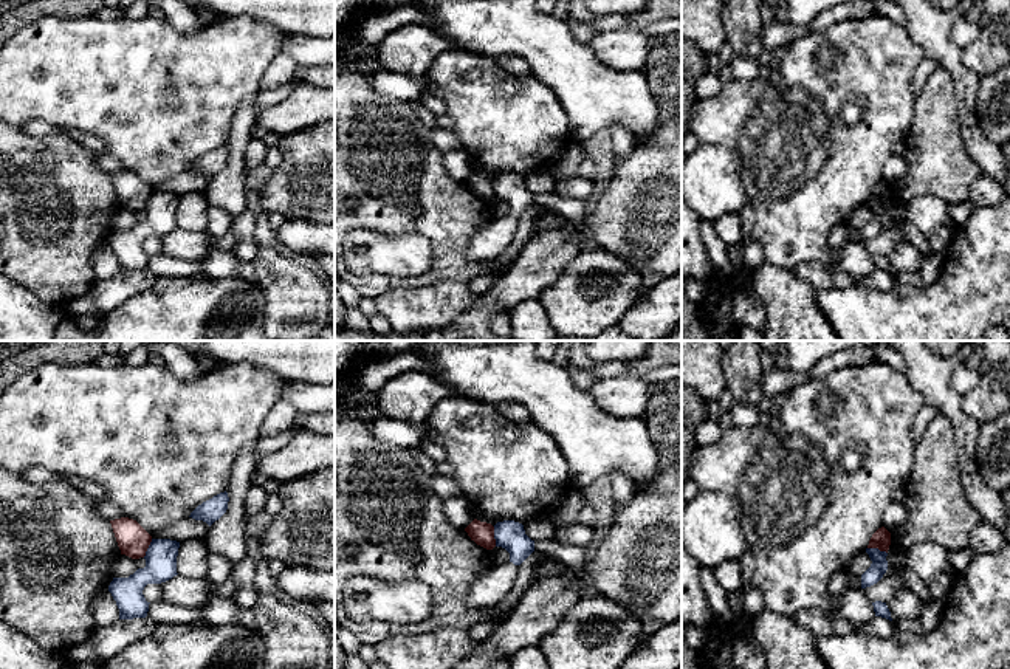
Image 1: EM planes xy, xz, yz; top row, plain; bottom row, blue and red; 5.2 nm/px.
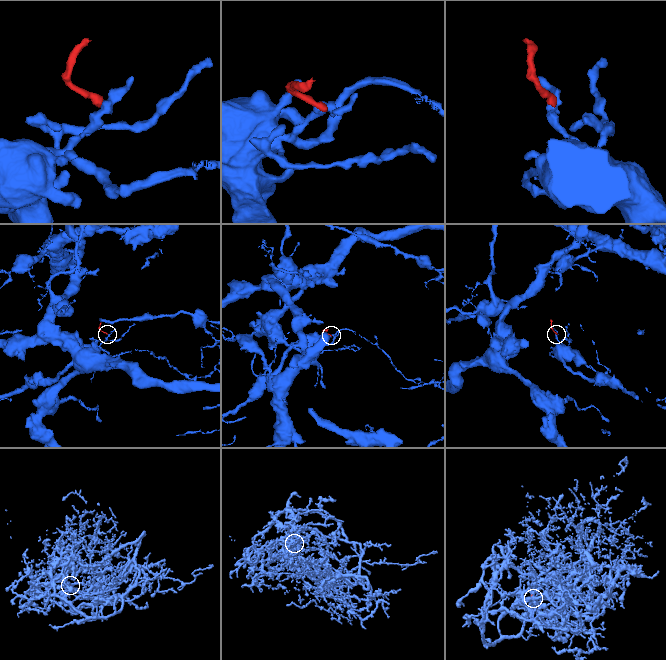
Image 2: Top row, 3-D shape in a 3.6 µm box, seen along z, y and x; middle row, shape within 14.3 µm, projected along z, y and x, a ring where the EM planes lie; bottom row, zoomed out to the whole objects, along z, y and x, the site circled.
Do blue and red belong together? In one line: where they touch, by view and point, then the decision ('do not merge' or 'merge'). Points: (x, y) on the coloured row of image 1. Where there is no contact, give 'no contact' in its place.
contact xz (494, 536); do not merge

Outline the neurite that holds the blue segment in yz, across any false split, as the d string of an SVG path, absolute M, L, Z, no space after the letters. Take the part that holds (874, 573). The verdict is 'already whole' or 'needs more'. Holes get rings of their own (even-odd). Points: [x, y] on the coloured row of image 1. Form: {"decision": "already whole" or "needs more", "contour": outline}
{"decision": "already whole", "contour": "M866 548L866 553L869 554L872 564L861 575L861 588L877 584L888 570L886 551L880 551L878 548Z"}

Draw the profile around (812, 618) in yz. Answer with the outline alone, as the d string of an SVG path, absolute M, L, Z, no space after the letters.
M807 607L792 616L793 623L812 632L816 638L830 636L833 633L832 619L818 607Z

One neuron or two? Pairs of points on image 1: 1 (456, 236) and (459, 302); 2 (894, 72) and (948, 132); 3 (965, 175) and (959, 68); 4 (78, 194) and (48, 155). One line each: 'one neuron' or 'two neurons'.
1: two neurons
2: two neurons
3: two neurons
4: one neuron

